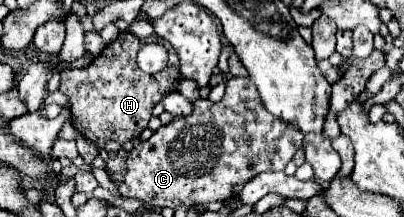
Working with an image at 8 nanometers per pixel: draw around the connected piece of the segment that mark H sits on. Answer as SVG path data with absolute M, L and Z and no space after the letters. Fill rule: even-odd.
M120 33L116 41L106 45L106 49L94 57L94 61L88 67L82 69L72 69L64 67L62 69L62 83L60 91L68 97L70 101L70 111L72 111L72 125L78 129L82 137L92 141L96 147L102 147L108 141L118 141L126 143L144 131L152 117L152 109L156 103L160 103L160 97L164 93L172 93L178 89L178 81L182 79L180 73L180 63L178 55L174 49L170 49L170 63L174 67L168 67L164 73L144 73L136 65L136 53L144 43L150 43L148 39L138 39L132 33Z

